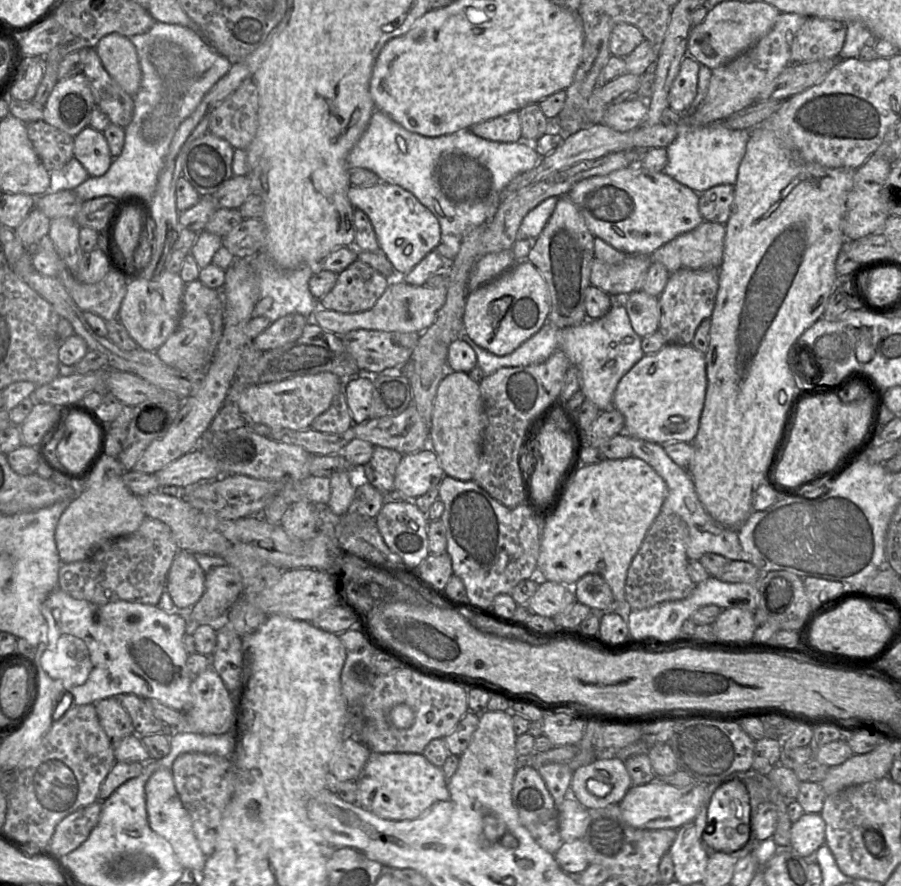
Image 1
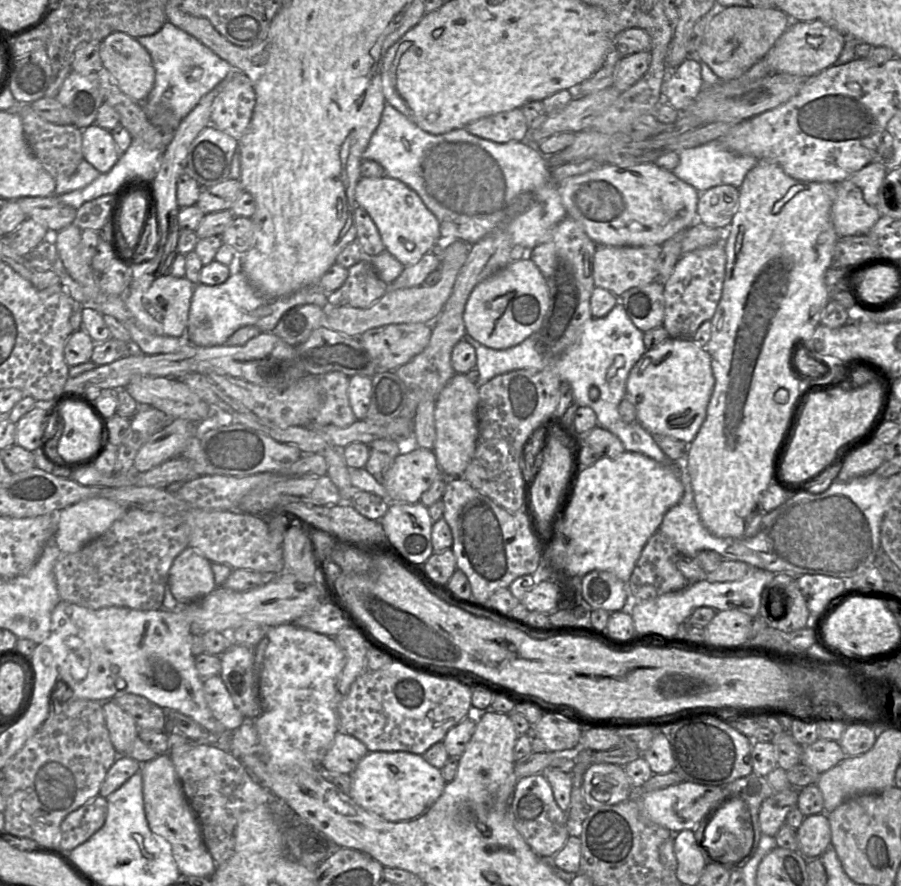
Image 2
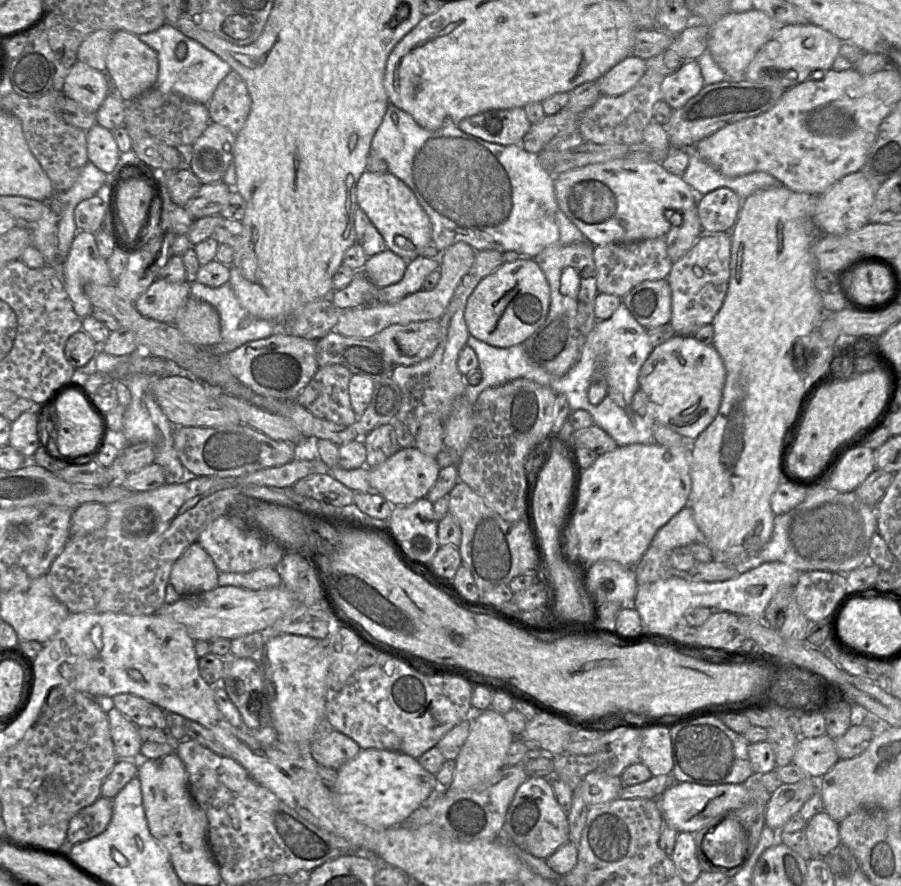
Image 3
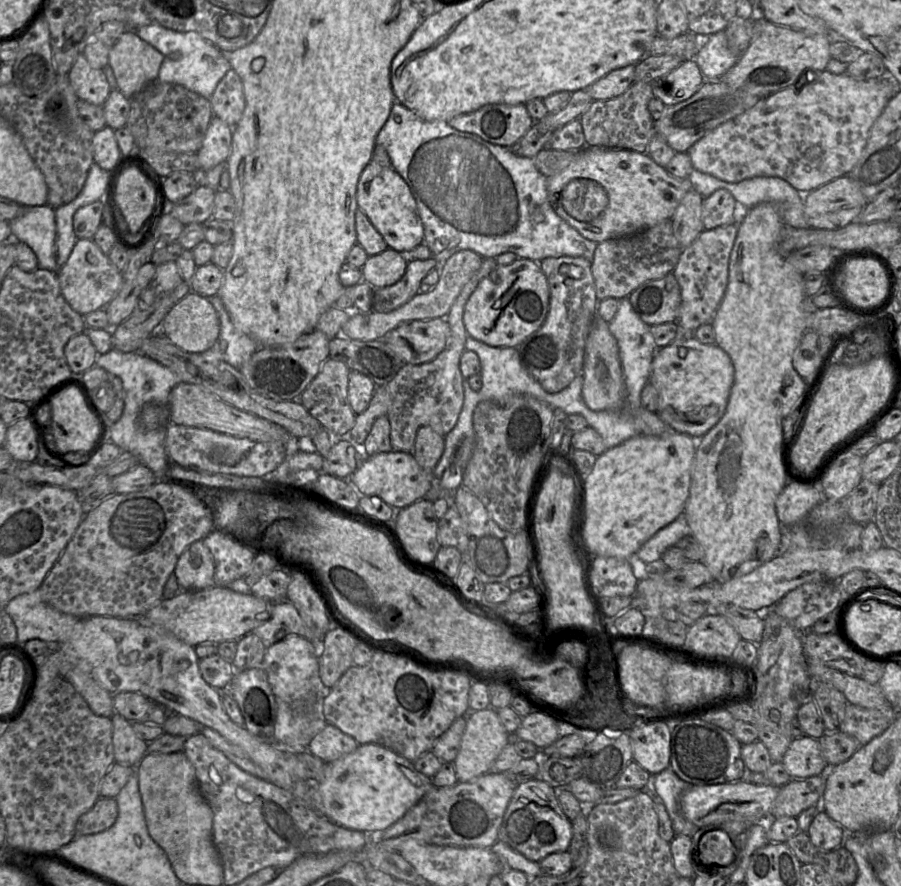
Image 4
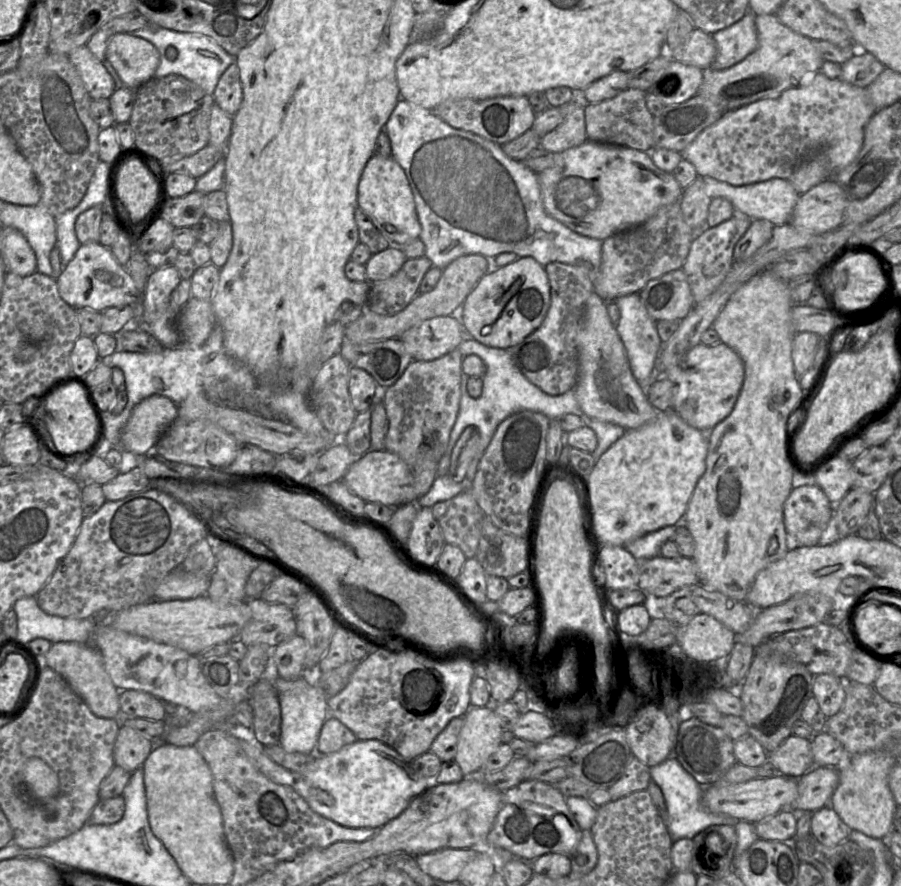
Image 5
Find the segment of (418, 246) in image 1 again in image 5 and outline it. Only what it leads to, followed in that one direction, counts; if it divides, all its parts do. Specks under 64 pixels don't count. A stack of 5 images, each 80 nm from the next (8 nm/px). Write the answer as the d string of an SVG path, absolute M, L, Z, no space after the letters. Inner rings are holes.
M374 153L369 159L359 180L357 206L390 242L390 246L402 247L420 237L421 225L408 179L402 167L392 157Z

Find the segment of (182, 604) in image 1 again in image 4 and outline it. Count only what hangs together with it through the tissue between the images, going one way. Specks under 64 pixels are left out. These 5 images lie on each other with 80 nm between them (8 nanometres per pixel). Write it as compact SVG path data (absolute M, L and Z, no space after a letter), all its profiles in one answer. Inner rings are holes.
M203 540L190 544L184 550L173 573L182 591L195 591L215 586L215 561Z

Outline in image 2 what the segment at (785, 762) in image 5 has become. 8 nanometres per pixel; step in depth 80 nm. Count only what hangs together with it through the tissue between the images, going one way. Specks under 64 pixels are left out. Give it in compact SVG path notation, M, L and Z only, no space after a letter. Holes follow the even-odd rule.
M817 739L814 743L803 746L801 763L821 774L845 757L838 741Z

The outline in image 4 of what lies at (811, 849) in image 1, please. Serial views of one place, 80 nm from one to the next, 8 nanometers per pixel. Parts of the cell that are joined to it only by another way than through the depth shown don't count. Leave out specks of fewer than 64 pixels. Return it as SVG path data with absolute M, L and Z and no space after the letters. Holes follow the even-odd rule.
M819 810L807 831L812 844L823 851L832 851L842 846L846 833L824 810Z

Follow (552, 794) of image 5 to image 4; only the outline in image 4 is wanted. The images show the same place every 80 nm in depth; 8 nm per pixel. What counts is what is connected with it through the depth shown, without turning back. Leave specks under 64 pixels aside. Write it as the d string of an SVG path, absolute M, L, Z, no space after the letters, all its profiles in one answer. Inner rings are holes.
M541 779L517 785L499 828L498 840L527 859L540 862L551 853L568 851L571 839L572 823L560 807L557 790Z

